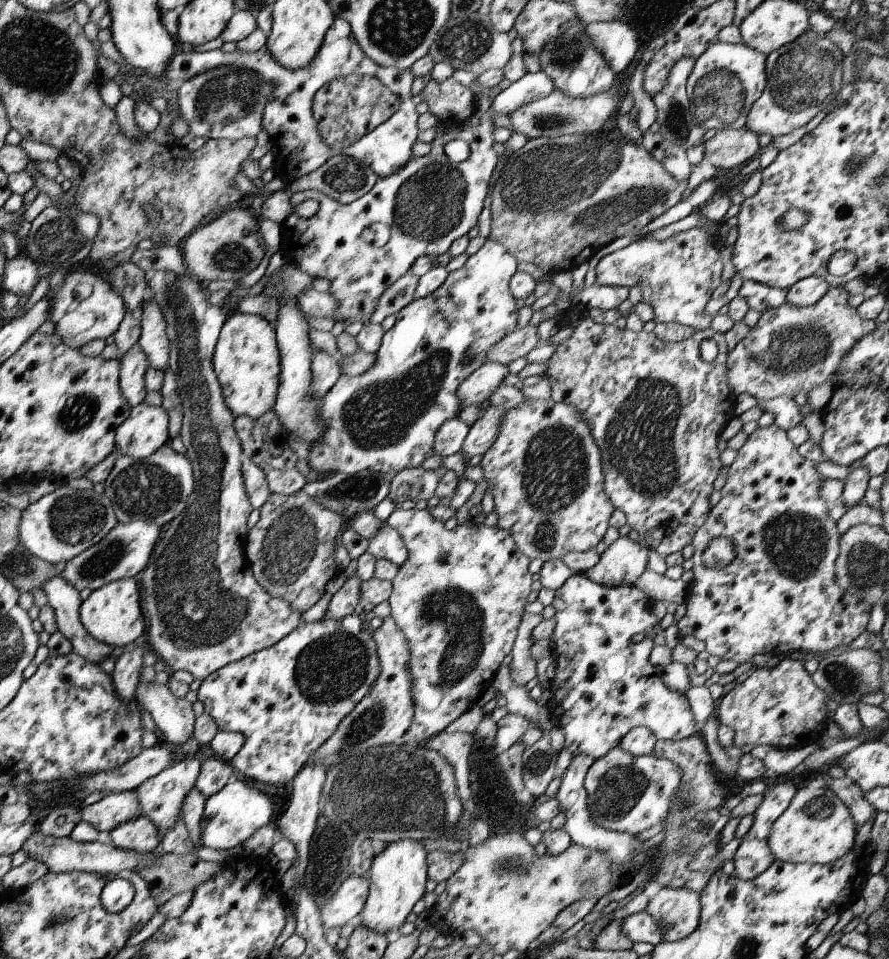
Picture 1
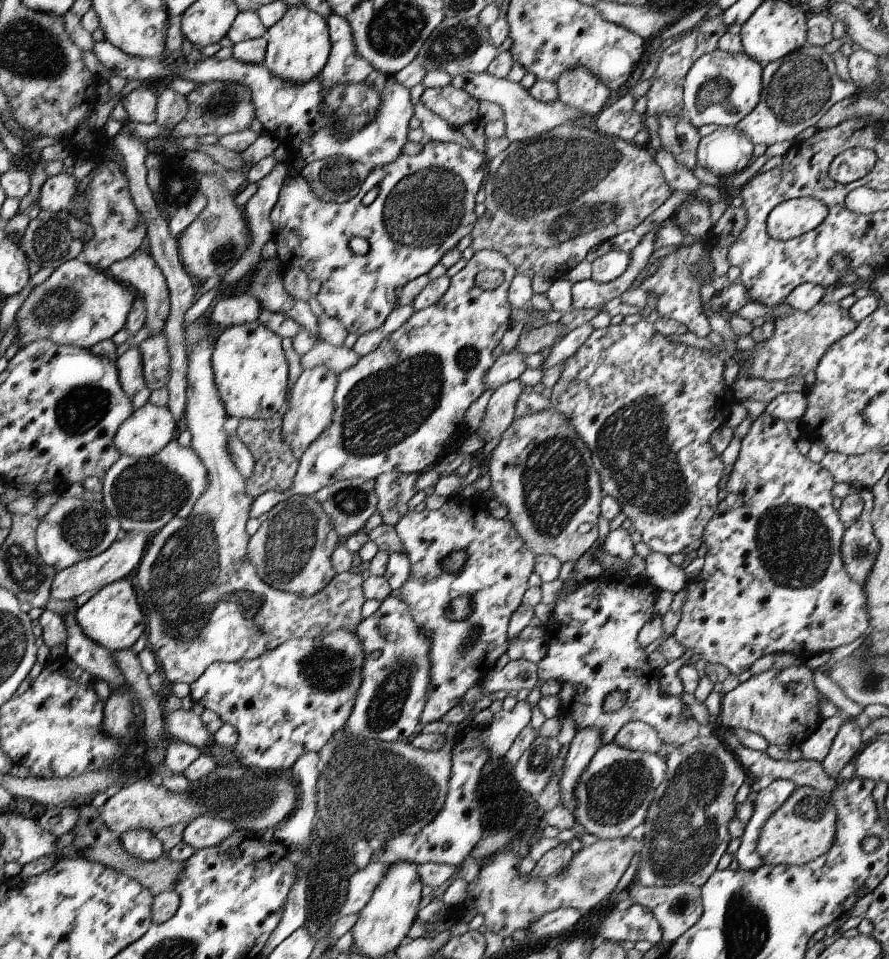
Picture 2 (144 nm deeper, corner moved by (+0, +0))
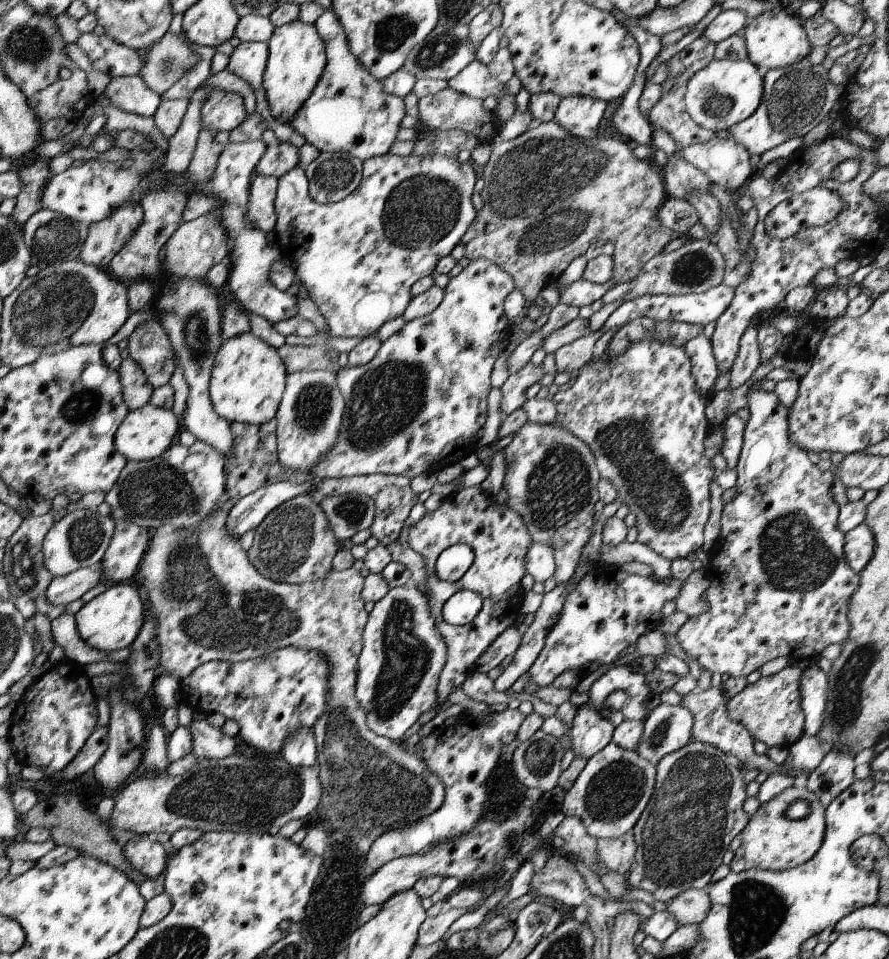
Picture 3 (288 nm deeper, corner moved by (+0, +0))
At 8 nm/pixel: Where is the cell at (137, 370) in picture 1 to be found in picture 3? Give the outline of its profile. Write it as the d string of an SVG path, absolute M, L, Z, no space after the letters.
M131 358L123 360L119 366L119 382L121 382L121 392L123 392L123 402L129 408L129 412L149 404L149 396L155 390L139 364Z

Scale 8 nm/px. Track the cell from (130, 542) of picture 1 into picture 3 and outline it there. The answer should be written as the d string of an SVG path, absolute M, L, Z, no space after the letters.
M99 564L95 568L83 568L75 570L63 578L53 578L51 584L45 590L45 600L53 606L67 606L69 602L81 598L89 588L97 586L101 582L103 574Z

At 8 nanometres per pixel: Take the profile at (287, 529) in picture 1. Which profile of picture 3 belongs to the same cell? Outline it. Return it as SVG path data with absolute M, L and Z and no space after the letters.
M295 496L261 520L261 524L255 528L247 558L267 580L281 584L305 584L329 576L333 570L333 556L337 552L337 538L319 502L311 496Z

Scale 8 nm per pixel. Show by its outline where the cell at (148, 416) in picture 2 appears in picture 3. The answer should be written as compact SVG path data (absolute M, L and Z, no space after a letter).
M145 404L125 416L115 432L115 452L119 452L127 462L149 462L159 458L173 442L177 442L177 434L181 432L179 420L171 414L171 410L163 410L151 404Z

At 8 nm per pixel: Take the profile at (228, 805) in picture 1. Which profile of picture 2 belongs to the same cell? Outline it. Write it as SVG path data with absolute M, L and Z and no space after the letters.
M201 816L185 826L181 834L181 844L189 844L193 850L213 848L233 832L237 830L231 822L215 820L213 816Z

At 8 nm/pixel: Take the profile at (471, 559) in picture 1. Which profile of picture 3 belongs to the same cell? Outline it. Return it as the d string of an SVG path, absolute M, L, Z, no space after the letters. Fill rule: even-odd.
M471 486L465 490L461 488L457 494L445 498L445 502L435 512L427 512L415 526L411 526L407 544L425 560L429 588L425 596L435 618L435 626L447 646L447 662L443 666L443 672L439 674L437 684L437 704L443 704L447 702L449 694L455 692L455 688L459 688L463 680L469 678L481 652L489 648L489 644L509 628L511 620L517 620L523 600L519 580L527 574L523 560L527 548L531 546L531 536L519 512L511 510L507 504L497 504L495 498L489 498L481 486ZM457 544L465 544L473 550L473 564L457 582L443 582L435 574L435 560L443 550ZM461 590L479 594L483 606L469 624L453 626L443 620L441 608L453 594Z

